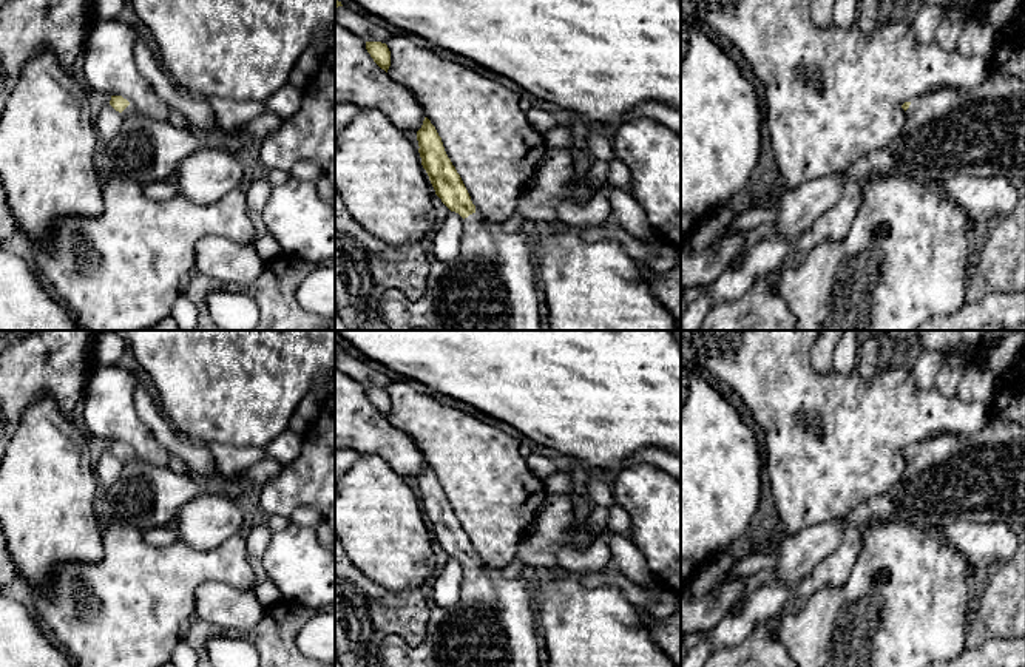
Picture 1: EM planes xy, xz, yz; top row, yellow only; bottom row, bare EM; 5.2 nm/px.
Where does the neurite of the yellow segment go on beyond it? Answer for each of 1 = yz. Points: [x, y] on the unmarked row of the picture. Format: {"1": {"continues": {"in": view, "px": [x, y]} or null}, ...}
{"1": {"continues": {"in": "yz", "px": [979, 477]}}}

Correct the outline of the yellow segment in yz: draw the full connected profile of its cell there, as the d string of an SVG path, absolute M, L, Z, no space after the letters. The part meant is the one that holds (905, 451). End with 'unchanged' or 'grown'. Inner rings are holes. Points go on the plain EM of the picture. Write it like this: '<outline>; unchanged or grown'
M991 417L974 434L939 434L902 454L906 462L903 477L889 491L860 503L844 519L787 534L778 543L776 582L793 590L840 545L847 525L861 530L872 520L898 520L926 531L957 522L1003 522L1019 534L1025 533L1025 428L1020 425Z; grown

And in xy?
M122 442L110 451L122 460L116 482L100 489L102 508L139 531L174 525L178 511L210 488L195 474L139 460Z; grown

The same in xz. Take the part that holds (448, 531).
M428 463L417 477L418 499L435 540L451 556L458 559L462 567L462 585L458 602L451 608L434 607L426 638L418 645L409 645L400 636L387 636L380 647L380 658L384 667L540 667L539 661L539 625L534 587L522 576L508 579L502 568L482 564L475 557L471 542L448 503L441 483Z; grown

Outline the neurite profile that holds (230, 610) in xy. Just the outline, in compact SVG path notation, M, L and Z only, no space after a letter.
M210 581L196 591L196 616L216 627L221 633L242 633L259 622L266 607L253 590L238 590Z

